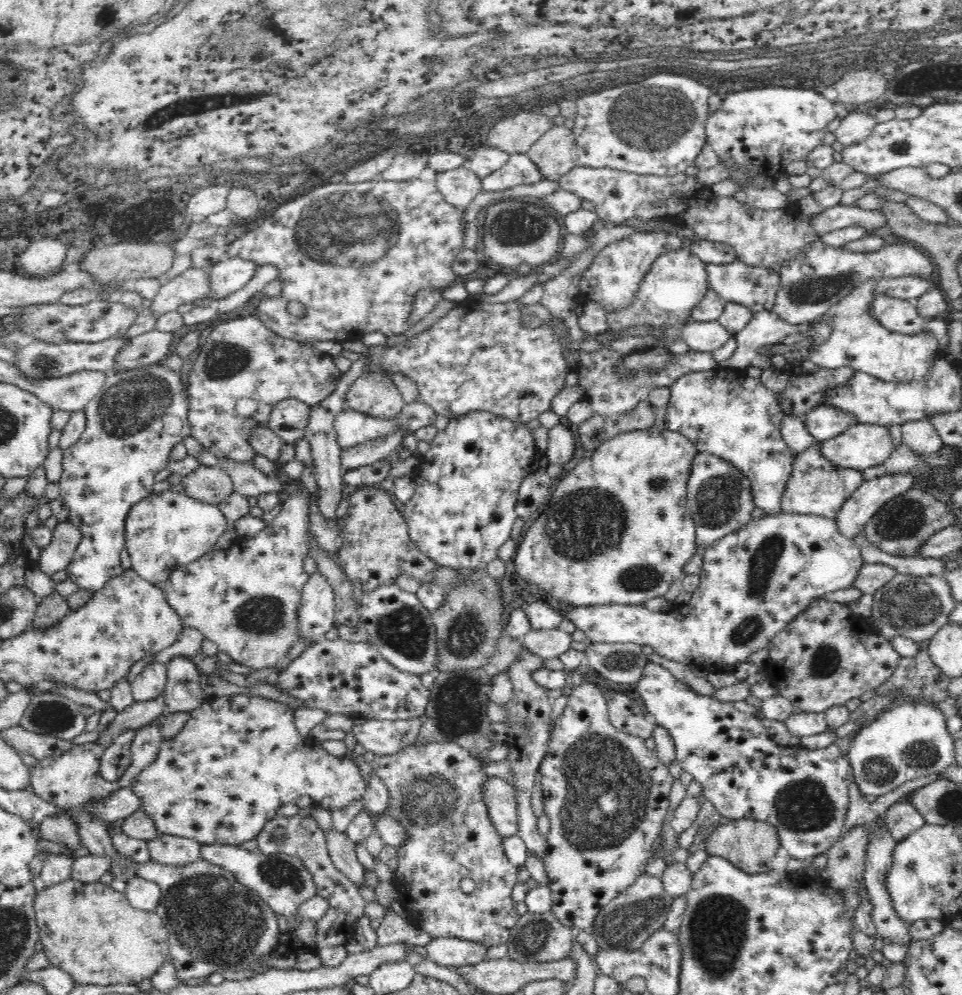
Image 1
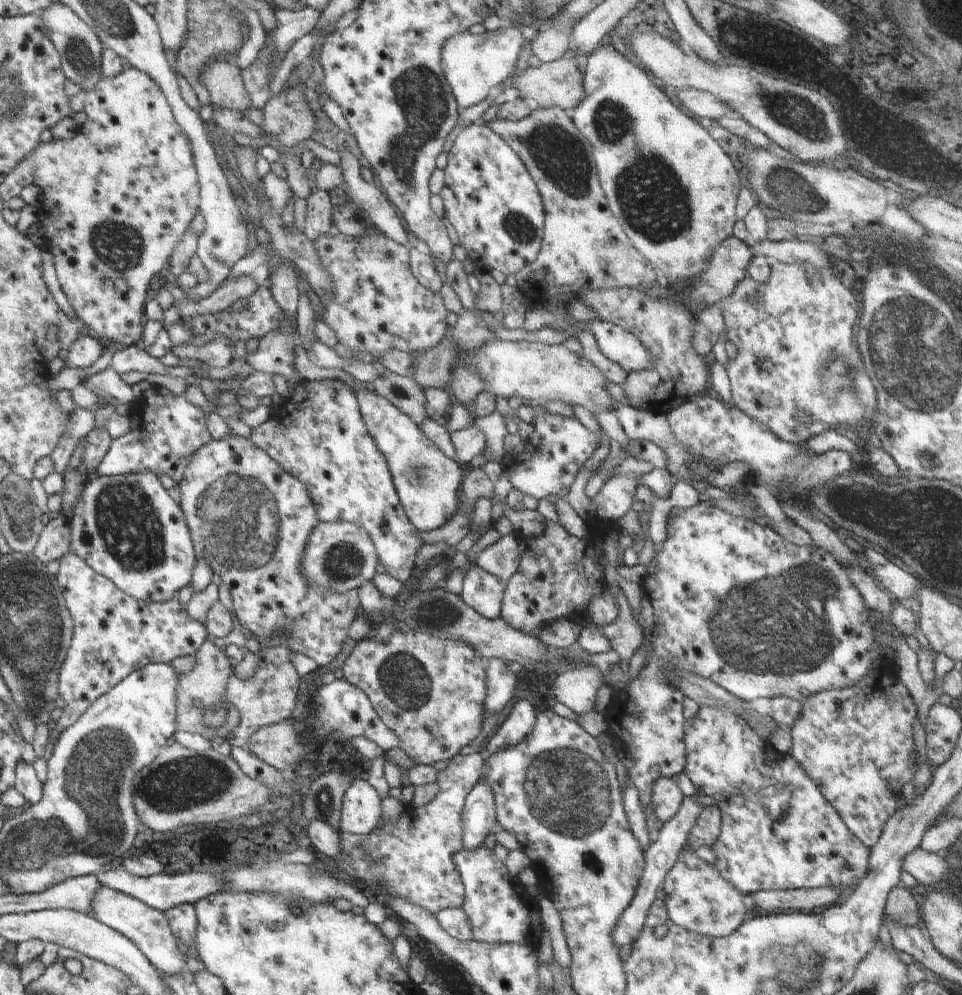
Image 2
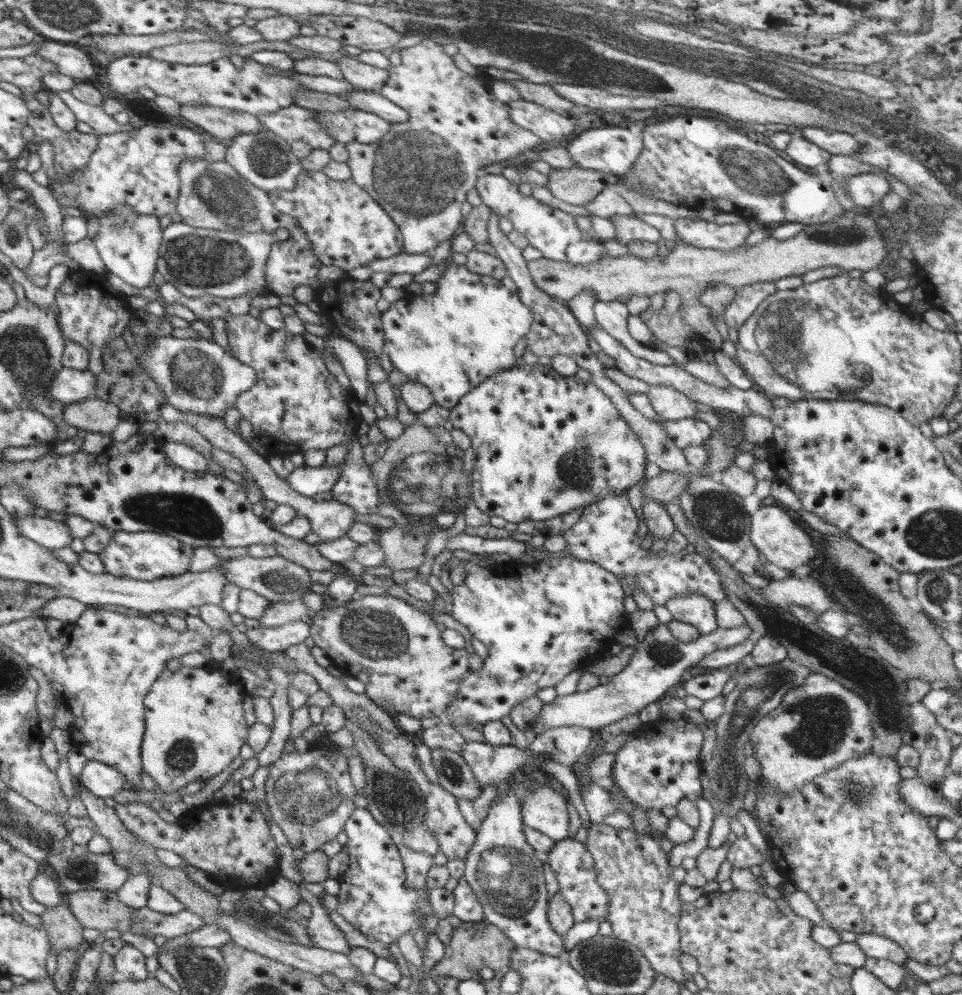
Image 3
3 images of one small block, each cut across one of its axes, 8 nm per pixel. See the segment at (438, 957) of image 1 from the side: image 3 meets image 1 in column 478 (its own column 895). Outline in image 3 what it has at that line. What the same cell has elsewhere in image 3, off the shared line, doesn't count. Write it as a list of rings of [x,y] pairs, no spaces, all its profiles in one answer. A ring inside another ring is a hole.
[[[857,934],[855,943],[865,952],[866,958],[890,959],[901,965],[904,965],[909,958],[905,950],[896,942],[877,934]]]

